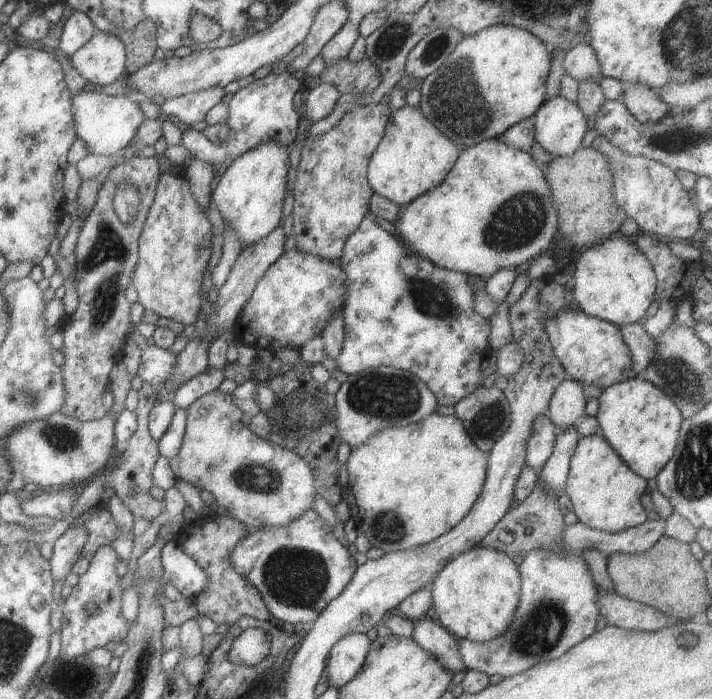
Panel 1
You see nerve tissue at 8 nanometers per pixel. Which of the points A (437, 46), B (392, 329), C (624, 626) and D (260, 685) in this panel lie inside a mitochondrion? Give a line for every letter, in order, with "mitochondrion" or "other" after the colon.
A: mitochondrion
B: other
C: other
D: other

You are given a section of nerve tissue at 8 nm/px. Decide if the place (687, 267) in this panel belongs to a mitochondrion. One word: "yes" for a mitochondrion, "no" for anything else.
no

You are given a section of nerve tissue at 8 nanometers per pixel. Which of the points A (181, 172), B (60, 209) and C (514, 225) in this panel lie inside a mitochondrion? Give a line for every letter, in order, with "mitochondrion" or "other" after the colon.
A: other
B: other
C: mitochondrion

